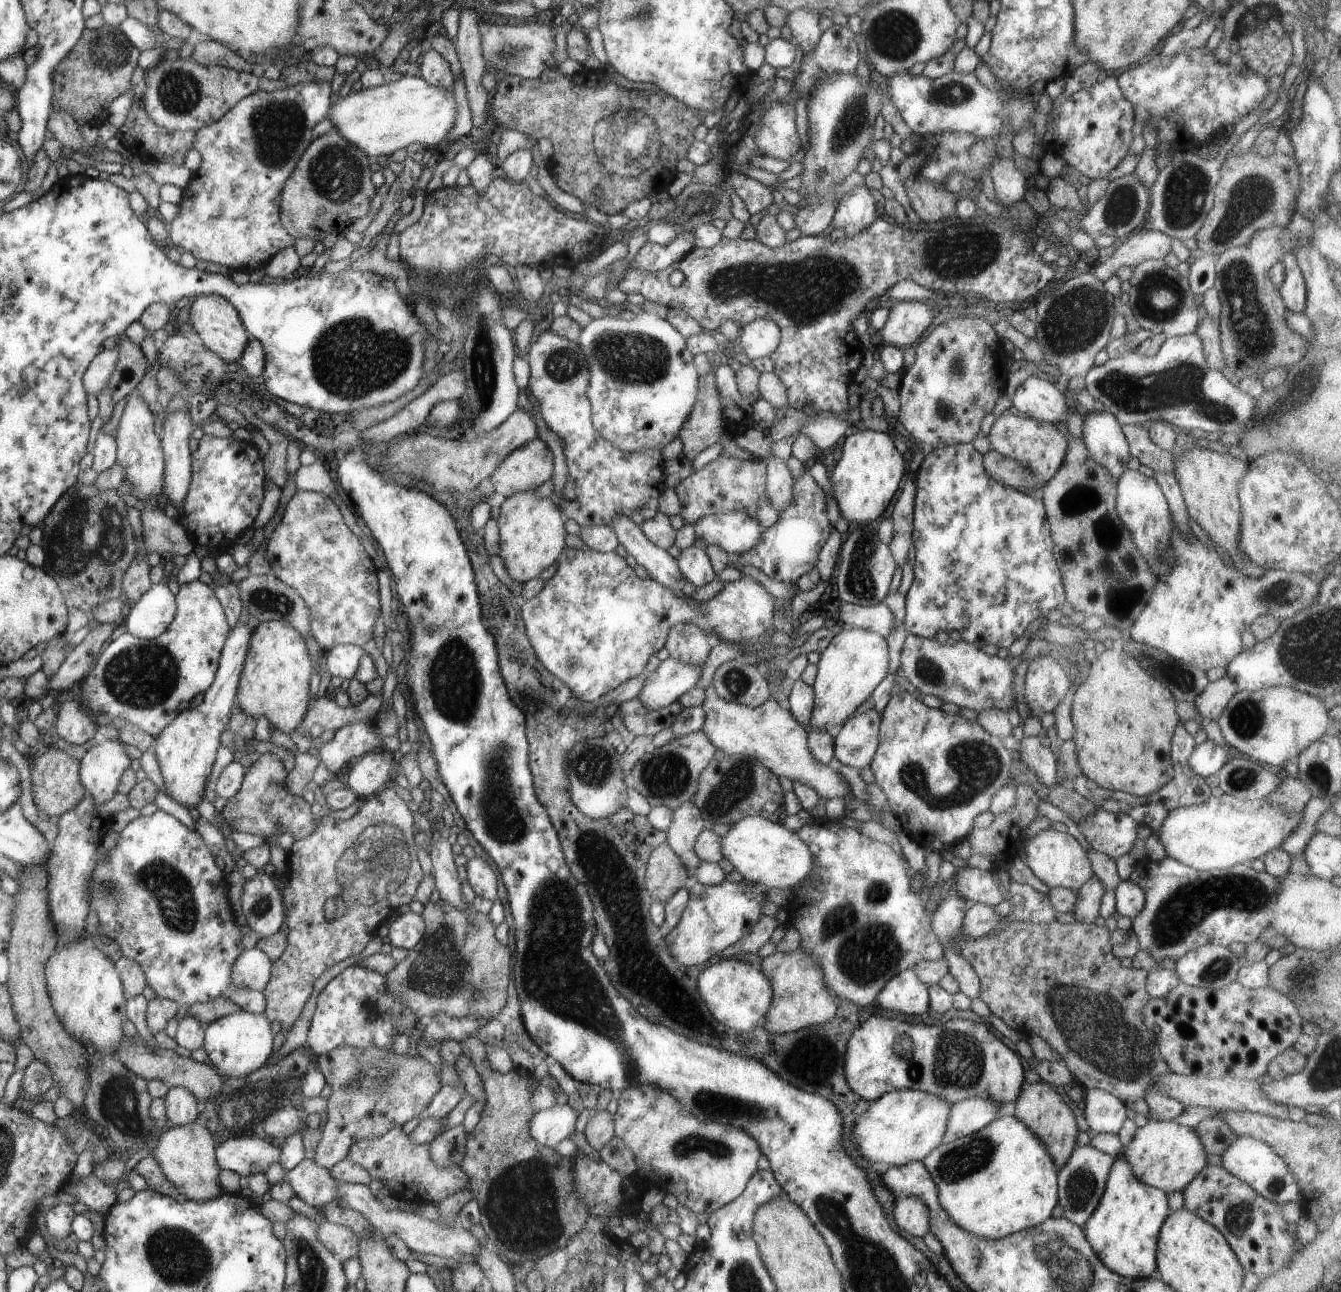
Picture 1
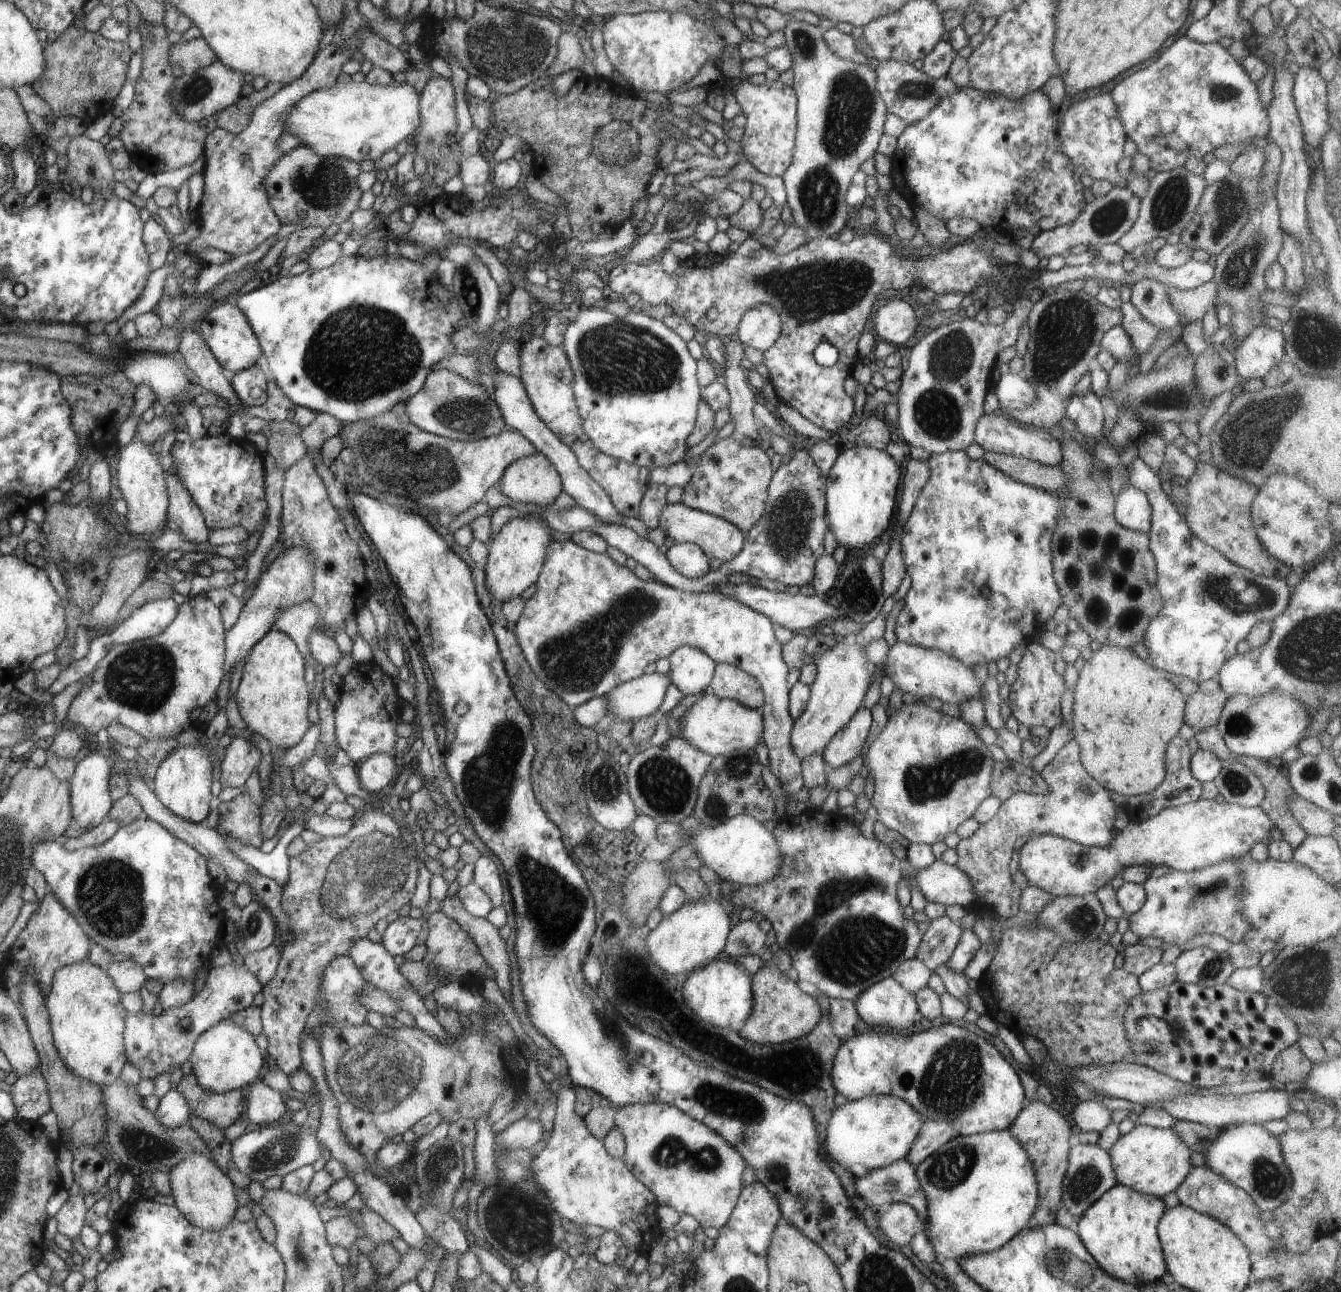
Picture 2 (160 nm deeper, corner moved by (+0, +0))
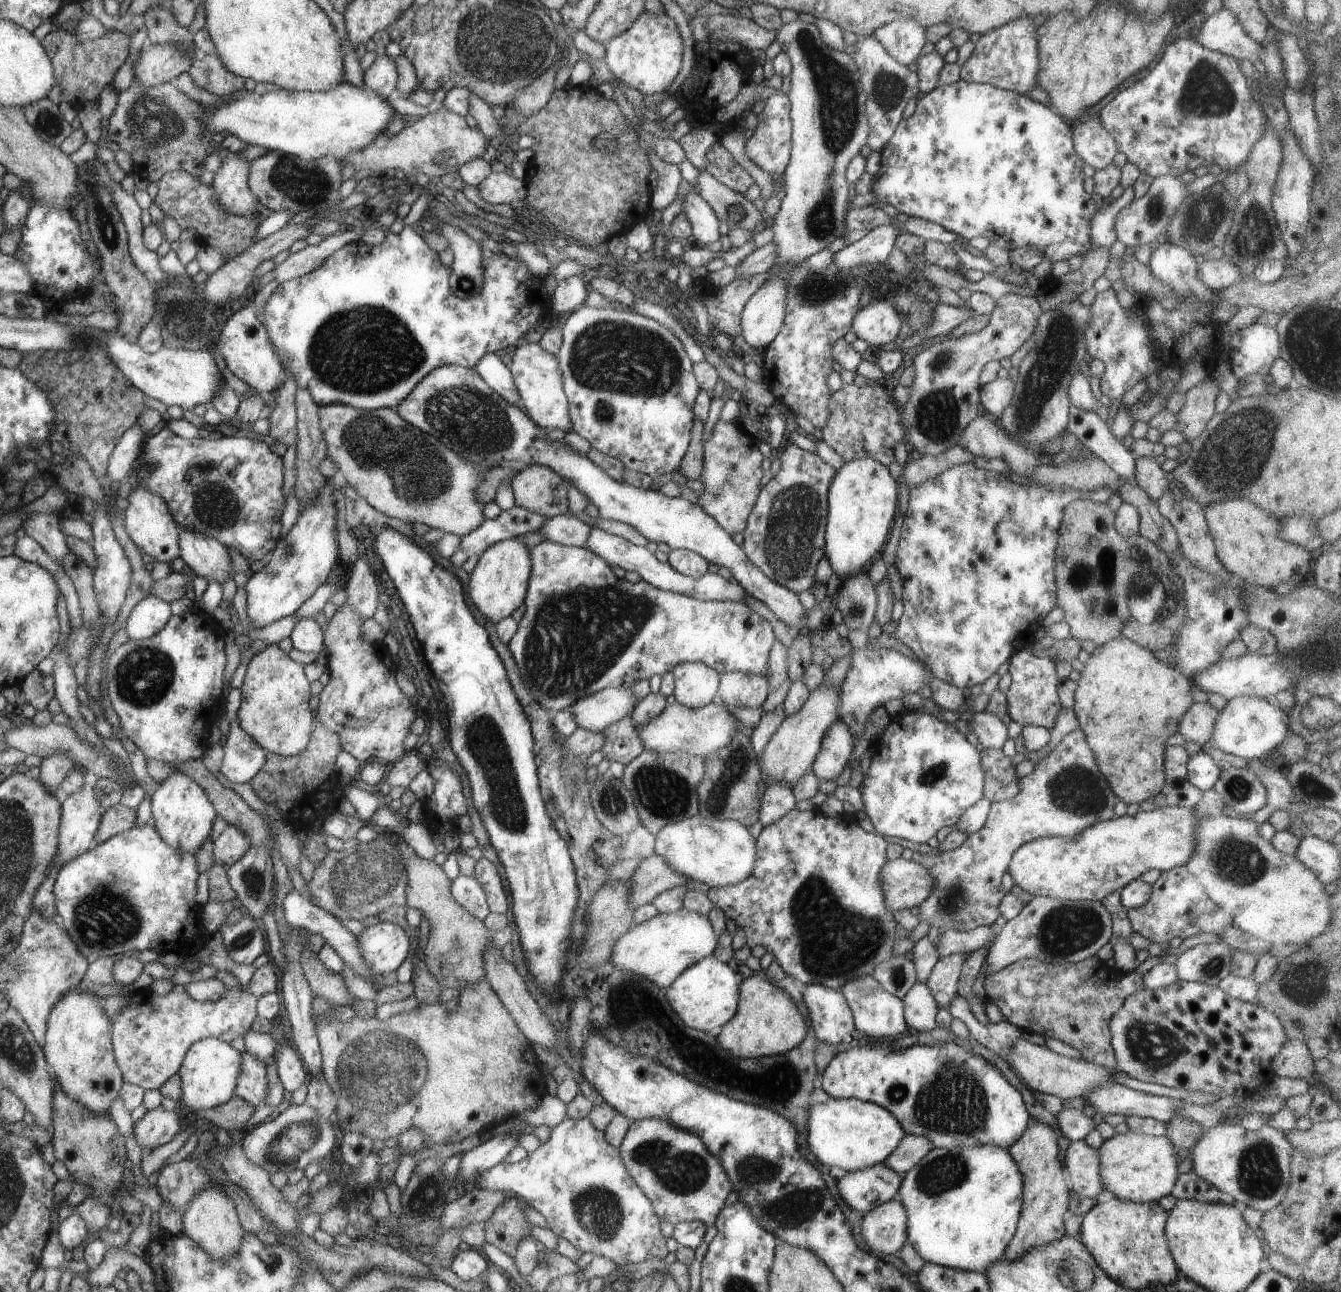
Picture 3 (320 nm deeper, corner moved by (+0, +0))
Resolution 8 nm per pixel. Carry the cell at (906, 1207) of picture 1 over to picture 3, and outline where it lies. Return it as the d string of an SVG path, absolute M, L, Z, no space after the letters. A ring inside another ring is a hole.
M892 1199L866 1211L862 1218L864 1244L885 1255L896 1255L907 1242L907 1210Z

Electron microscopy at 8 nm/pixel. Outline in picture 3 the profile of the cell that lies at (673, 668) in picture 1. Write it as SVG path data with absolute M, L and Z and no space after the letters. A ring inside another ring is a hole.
M606 687L573 702L568 710L574 722L584 730L600 733L609 724L630 715L636 706L632 690L624 687Z

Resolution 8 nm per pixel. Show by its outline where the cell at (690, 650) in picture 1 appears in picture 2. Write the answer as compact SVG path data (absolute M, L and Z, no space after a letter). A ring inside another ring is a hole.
M682 645L669 656L669 661L671 684L677 686L678 690L688 696L710 691L717 664L707 654Z

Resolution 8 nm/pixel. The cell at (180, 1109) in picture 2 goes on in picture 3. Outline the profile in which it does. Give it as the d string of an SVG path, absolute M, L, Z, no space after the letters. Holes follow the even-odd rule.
M161 1106L148 1111L133 1124L134 1138L140 1148L154 1150L169 1143L182 1128L180 1115L164 1110Z

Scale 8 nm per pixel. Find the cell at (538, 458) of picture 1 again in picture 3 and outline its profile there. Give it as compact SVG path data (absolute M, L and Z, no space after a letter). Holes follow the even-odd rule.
M530 465L521 470L510 483L515 506L546 519L569 514L569 487L565 479L540 465Z

